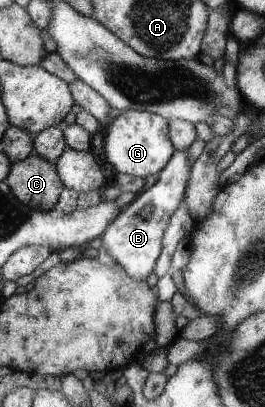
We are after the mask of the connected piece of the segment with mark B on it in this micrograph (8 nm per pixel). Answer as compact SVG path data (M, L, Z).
M187 150L176 152L160 178L142 194L139 194L101 235L102 246L120 264L124 271L137 280L147 280L155 269L163 248L163 237L170 218L185 200L189 174L191 173Z

